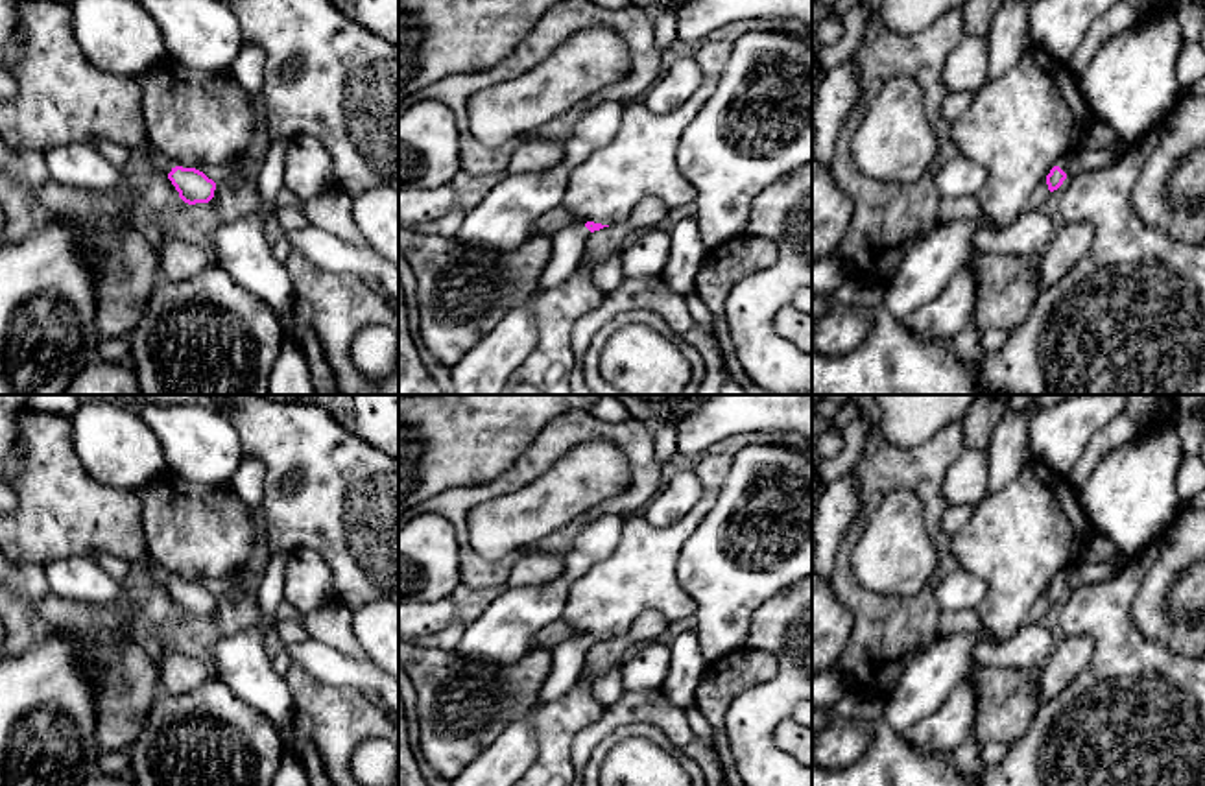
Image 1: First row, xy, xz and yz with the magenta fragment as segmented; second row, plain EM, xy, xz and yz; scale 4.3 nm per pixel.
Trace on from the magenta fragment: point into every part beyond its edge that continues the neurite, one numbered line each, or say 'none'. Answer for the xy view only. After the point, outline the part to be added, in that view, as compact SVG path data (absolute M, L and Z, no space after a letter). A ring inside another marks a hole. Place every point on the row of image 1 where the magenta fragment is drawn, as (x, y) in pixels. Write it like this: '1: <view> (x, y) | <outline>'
1: xy (157, 161) | M148 142L148 162L153 170L164 175L168 175L177 166L170 157L159 153L149 142Z

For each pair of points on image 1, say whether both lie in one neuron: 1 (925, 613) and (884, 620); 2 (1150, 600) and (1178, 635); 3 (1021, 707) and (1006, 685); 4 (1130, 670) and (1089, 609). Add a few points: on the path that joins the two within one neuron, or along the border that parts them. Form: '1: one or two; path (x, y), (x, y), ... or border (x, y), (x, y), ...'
1: one; path (916, 620), (894, 620)
2: one; path (1150, 609), (1169, 631)
3: one; path (1015, 702), (1006, 690)
4: one; path (1122, 655), (1115, 635), (1104, 624)

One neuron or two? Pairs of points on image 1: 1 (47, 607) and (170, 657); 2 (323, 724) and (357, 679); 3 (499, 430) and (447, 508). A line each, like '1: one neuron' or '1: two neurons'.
1: two neurons
2: two neurons
3: two neurons

